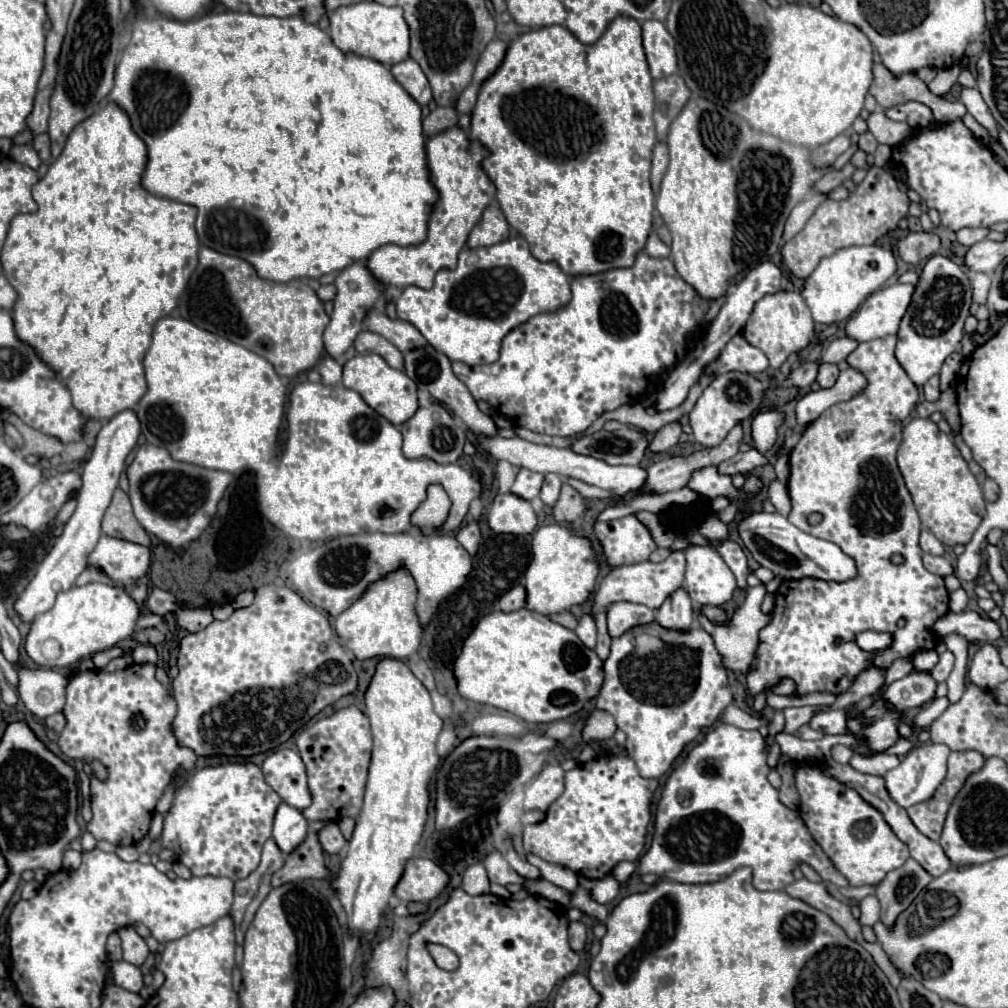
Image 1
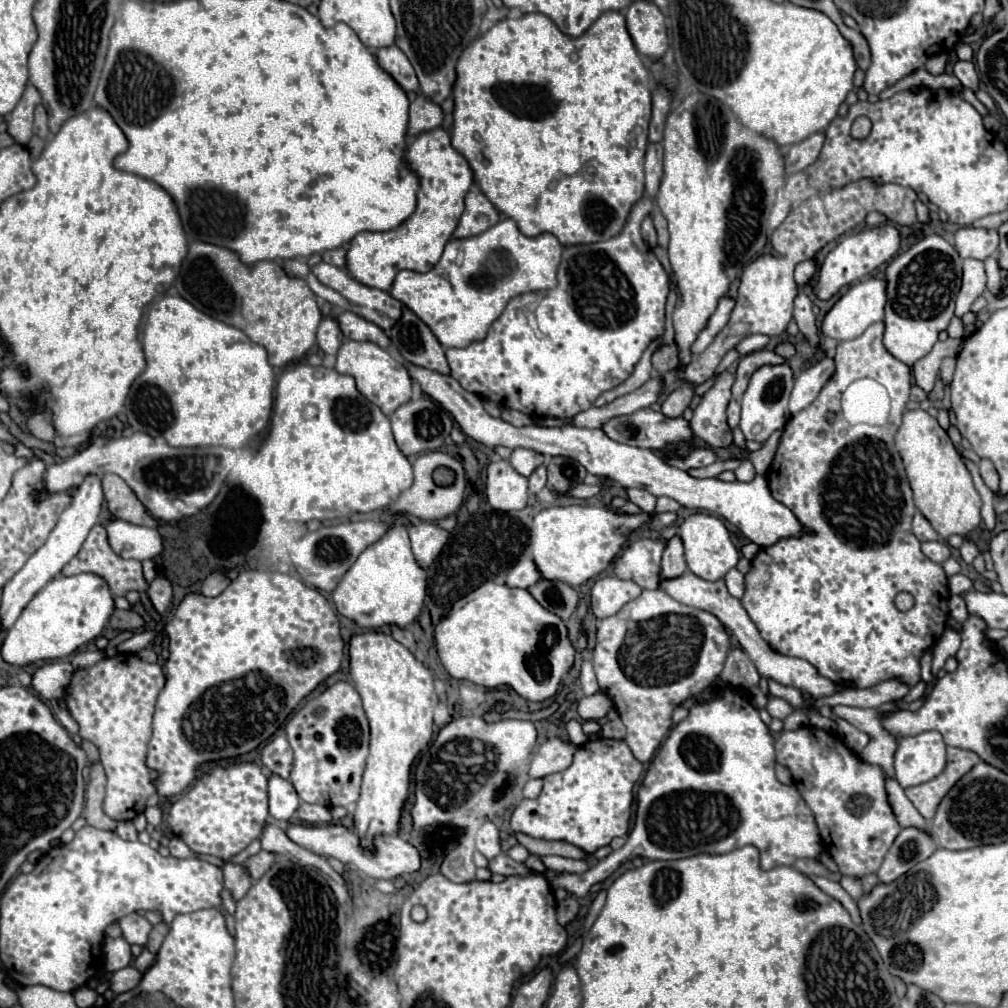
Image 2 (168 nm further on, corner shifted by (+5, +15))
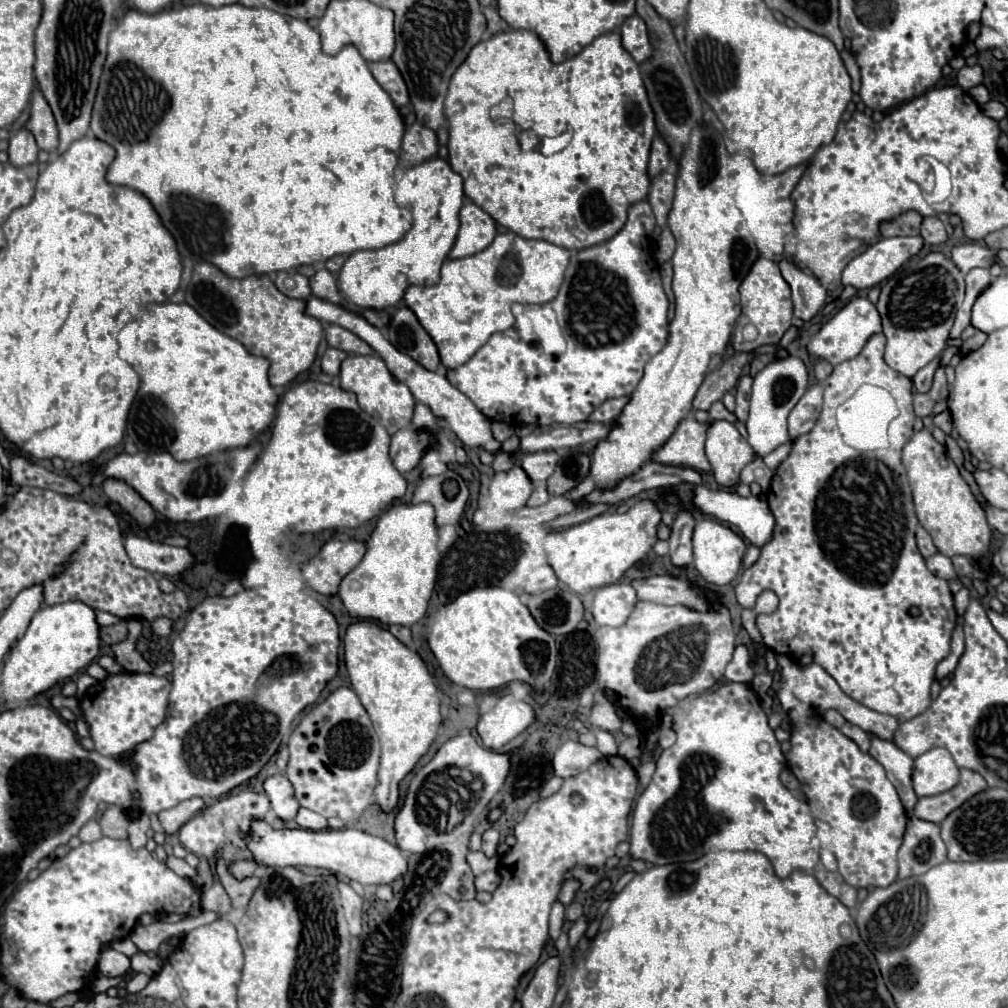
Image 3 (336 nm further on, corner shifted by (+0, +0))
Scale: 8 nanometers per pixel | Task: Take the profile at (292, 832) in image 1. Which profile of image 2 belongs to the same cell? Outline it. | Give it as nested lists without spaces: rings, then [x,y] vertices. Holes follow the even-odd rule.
[[[279,776],[269,778],[269,814],[275,820],[289,822],[299,810],[299,796],[293,792],[293,784],[289,780],[281,780]]]

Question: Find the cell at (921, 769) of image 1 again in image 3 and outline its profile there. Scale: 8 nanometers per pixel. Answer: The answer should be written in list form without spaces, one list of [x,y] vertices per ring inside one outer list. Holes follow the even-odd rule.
[[[932,747],[914,759],[914,791],[918,797],[938,795],[960,781],[960,769],[944,747]]]

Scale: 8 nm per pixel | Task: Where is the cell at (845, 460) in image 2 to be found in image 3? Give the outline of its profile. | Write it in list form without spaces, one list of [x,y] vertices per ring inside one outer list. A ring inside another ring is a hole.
[[[882,333],[872,335],[858,357],[836,365],[832,375],[826,379],[826,383],[824,383],[824,407],[822,407],[822,413],[820,413],[814,429],[794,441],[792,453],[778,465],[778,469],[774,473],[772,489],[768,489],[768,493],[766,493],[770,511],[772,511],[774,521],[776,521],[774,533],[772,533],[772,539],[762,547],[758,561],[752,567],[744,569],[744,573],[740,575],[740,581],[736,585],[736,597],[738,597],[738,603],[744,609],[754,609],[758,595],[766,589],[772,589],[780,599],[778,609],[770,615],[758,615],[756,617],[756,625],[762,633],[764,645],[768,649],[772,649],[774,653],[788,655],[790,659],[798,659],[806,651],[812,651],[814,661],[818,665],[822,665],[830,675],[834,675],[836,683],[842,687],[842,691],[846,695],[850,695],[854,701],[862,703],[862,705],[866,705],[874,711],[892,715],[902,723],[902,721],[908,721],[908,719],[920,715],[922,711],[926,711],[930,707],[930,703],[932,703],[930,685],[936,679],[936,665],[944,657],[948,657],[948,653],[950,653],[950,637],[952,637],[952,629],[956,627],[958,615],[956,615],[956,609],[954,609],[954,603],[952,603],[952,593],[950,593],[948,581],[944,581],[944,579],[940,579],[940,577],[936,577],[928,571],[924,557],[920,555],[920,551],[916,547],[914,531],[918,527],[918,519],[916,519],[916,513],[914,513],[914,503],[912,503],[912,493],[910,493],[910,485],[908,485],[908,479],[906,479],[906,471],[904,471],[902,461],[900,461],[900,451],[908,443],[908,439],[912,437],[912,425],[914,425],[914,419],[916,419],[914,409],[912,409],[912,381],[886,365],[886,361],[882,359],[884,347],[886,347],[886,337]],[[910,607],[918,607],[920,617],[912,617],[908,613]]]

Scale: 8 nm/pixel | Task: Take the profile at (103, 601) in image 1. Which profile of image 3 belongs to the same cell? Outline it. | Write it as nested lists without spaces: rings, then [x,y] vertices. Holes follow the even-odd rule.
[[[68,601],[54,607],[42,605],[32,617],[24,637],[12,649],[10,659],[4,665],[2,673],[2,691],[4,701],[28,701],[56,683],[70,679],[88,663],[98,657],[100,651],[100,625],[94,619],[94,609],[80,603]]]

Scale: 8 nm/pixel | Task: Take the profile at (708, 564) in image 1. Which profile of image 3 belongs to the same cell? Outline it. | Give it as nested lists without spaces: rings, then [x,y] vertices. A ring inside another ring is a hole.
[[[704,519],[694,529],[694,567],[698,569],[698,573],[706,583],[712,585],[730,583],[742,569],[744,551],[746,551],[744,539],[730,527],[718,523],[716,519]]]

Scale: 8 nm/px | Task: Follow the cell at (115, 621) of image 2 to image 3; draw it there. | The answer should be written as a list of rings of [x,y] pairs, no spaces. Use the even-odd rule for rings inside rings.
[[[118,621],[110,627],[102,627],[100,629],[100,639],[106,643],[106,645],[114,645],[114,643],[120,643],[124,641],[128,635],[128,629],[126,629],[126,621]]]

